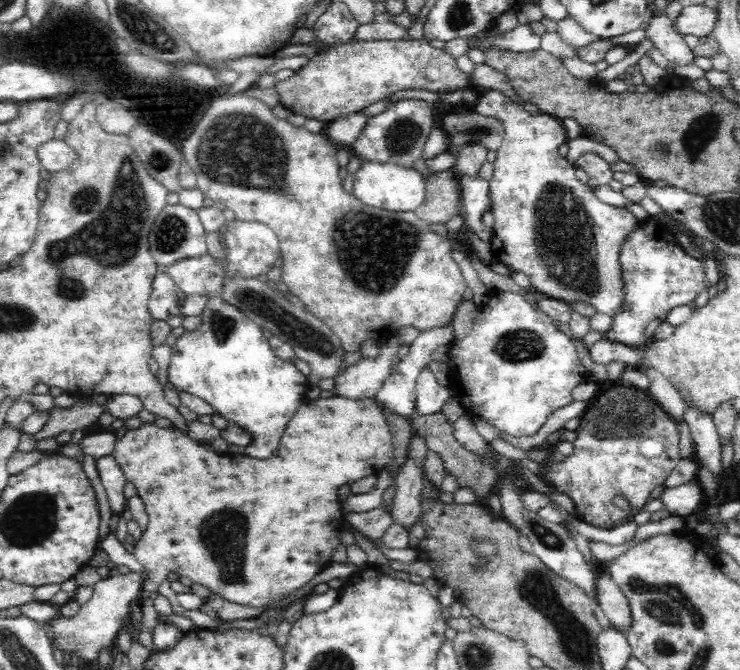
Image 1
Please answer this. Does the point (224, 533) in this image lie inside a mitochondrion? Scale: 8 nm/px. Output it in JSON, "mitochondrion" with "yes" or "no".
{"mitochondrion":"yes"}

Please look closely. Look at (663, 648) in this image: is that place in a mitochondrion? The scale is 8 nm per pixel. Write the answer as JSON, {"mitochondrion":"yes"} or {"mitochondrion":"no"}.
{"mitochondrion":"yes"}

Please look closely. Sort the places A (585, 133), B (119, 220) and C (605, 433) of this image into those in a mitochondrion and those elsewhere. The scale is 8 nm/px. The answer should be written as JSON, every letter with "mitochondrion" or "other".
{"A":"other","B":"mitochondrion","C":"mitochondrion"}

